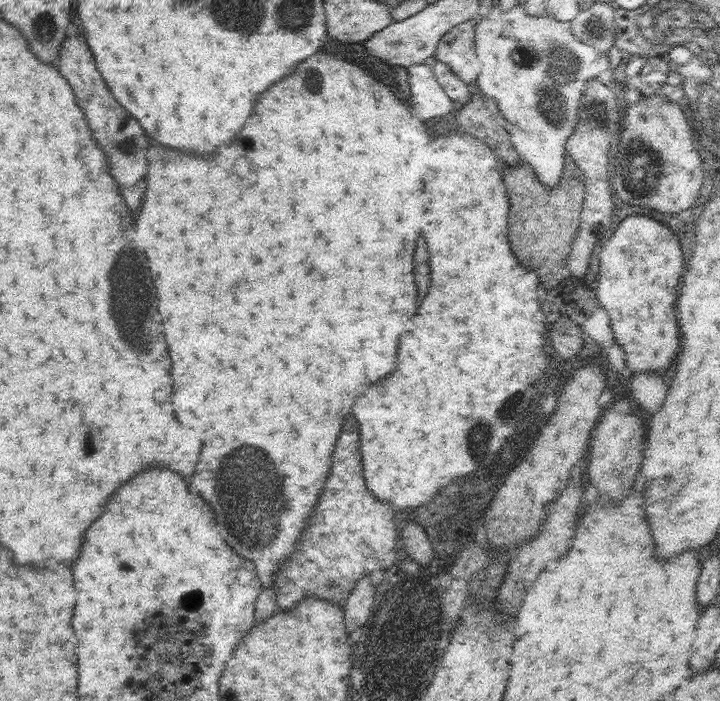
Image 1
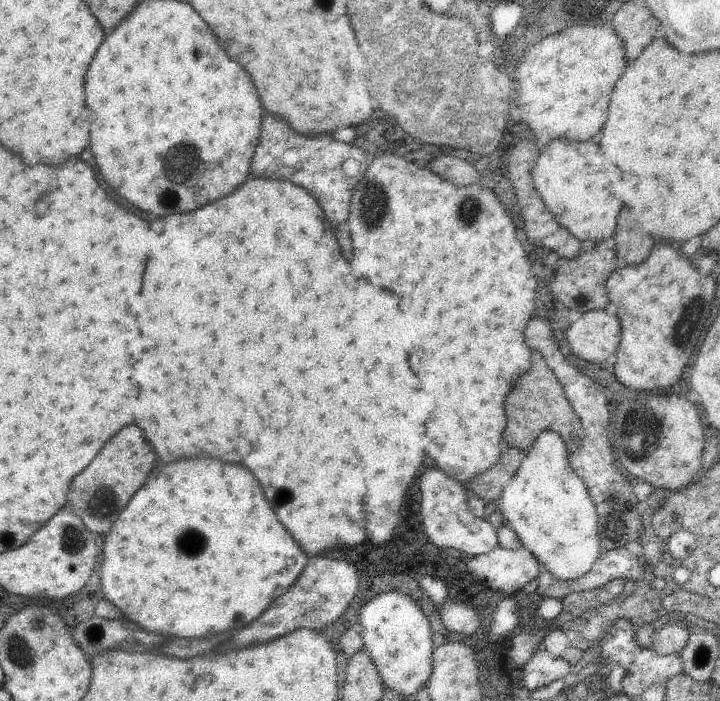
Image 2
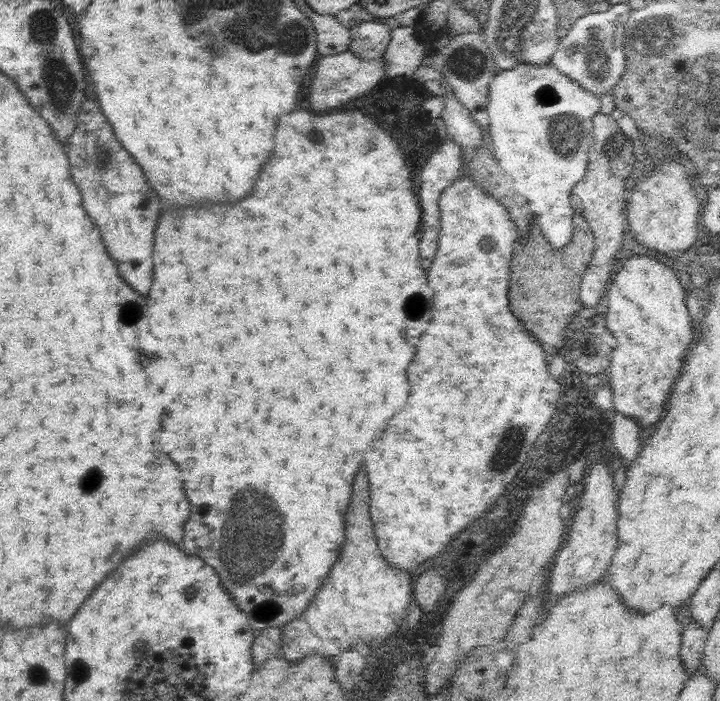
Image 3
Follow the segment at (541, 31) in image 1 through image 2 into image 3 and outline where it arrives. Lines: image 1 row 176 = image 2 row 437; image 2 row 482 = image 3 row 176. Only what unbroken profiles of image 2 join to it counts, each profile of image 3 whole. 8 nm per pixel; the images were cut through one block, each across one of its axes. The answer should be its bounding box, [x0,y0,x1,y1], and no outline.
[488,61,600,248]

